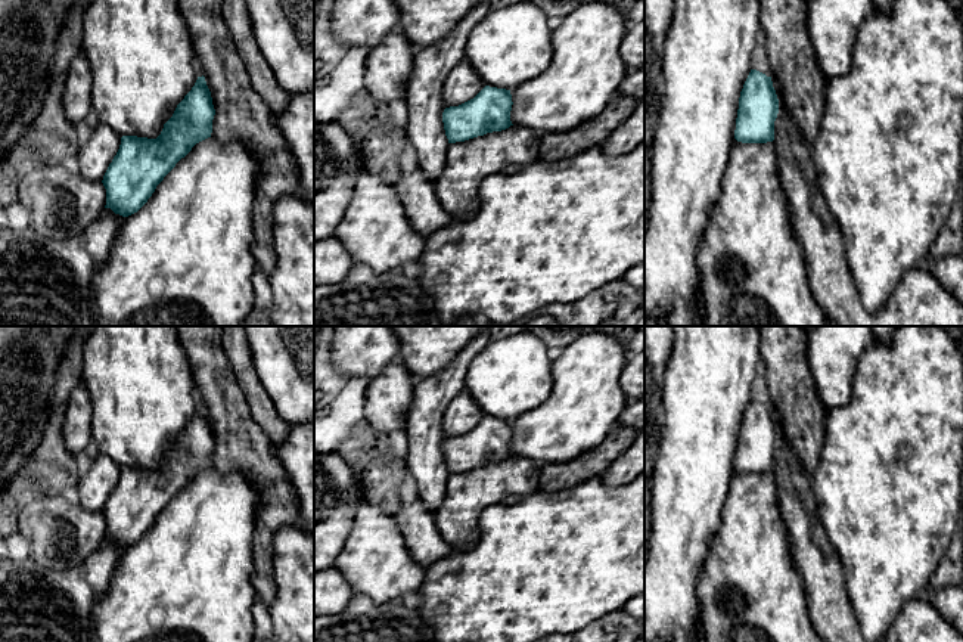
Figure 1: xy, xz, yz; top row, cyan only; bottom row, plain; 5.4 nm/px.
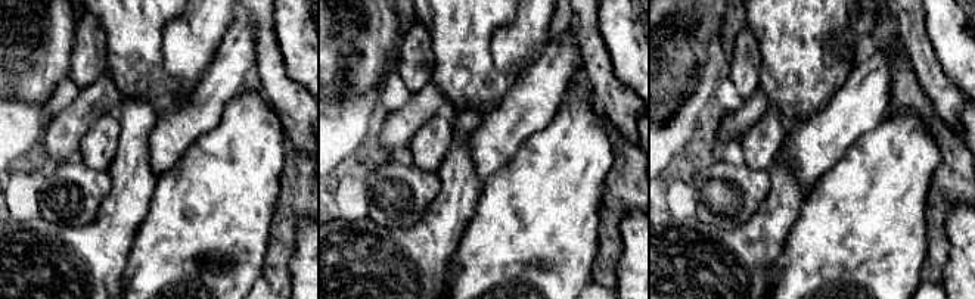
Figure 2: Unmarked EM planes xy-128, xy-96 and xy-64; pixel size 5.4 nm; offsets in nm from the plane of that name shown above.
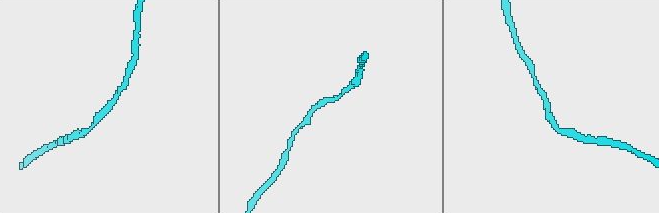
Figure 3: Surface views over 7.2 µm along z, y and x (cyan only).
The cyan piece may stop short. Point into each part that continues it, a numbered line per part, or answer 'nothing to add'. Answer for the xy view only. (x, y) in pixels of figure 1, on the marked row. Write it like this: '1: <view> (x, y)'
1: xy (185, 259)

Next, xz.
1: xz (586, 70)

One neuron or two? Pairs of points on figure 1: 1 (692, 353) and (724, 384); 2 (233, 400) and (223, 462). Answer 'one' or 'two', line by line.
1: one
2: one

